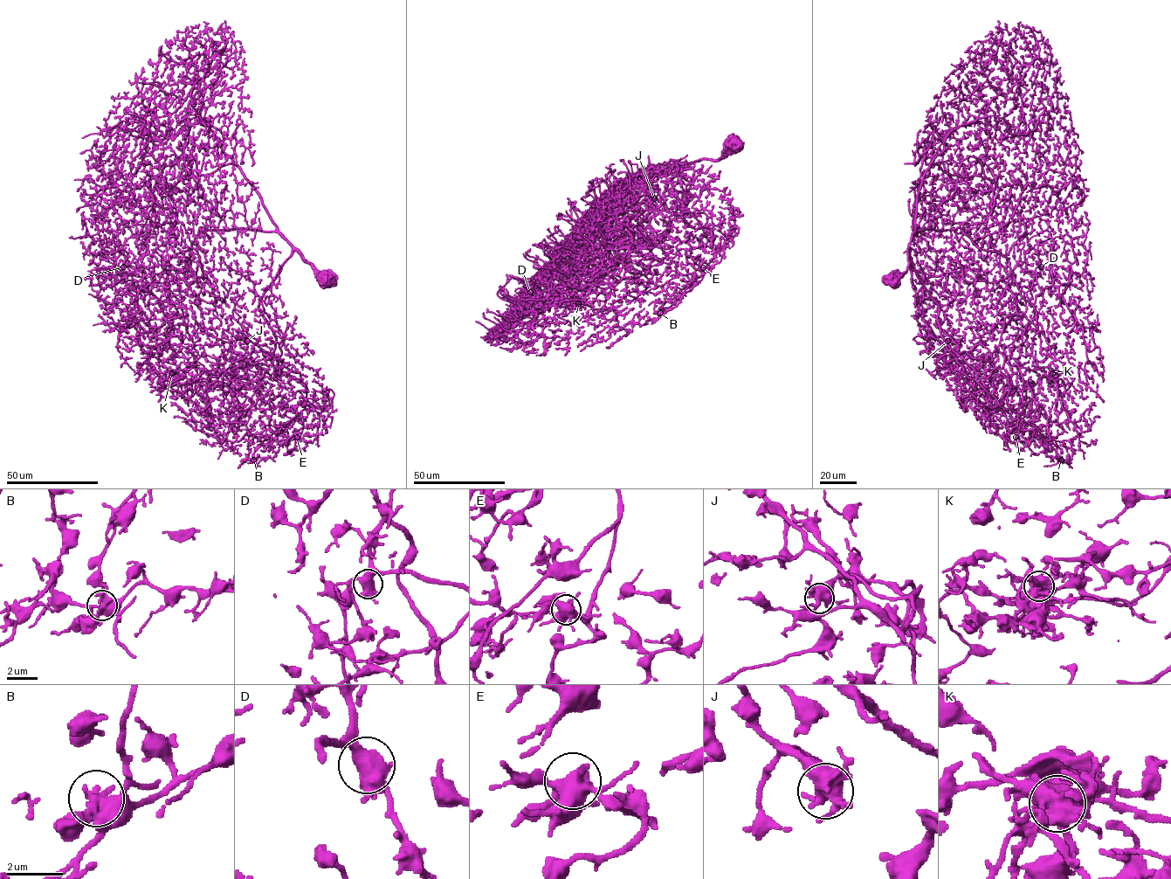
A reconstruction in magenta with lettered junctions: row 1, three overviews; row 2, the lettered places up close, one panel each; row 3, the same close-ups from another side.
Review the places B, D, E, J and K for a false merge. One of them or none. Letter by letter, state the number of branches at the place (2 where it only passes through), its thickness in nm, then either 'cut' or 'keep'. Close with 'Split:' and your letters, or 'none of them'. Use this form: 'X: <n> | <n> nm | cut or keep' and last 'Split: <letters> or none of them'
B: 5 | 400 nm | keep
D: 4 | 500 nm | keep
E: 5 | 460 nm | keep
J: 5 | 550 nm | keep
K: 5 | 600 nm | cut
Split: K

